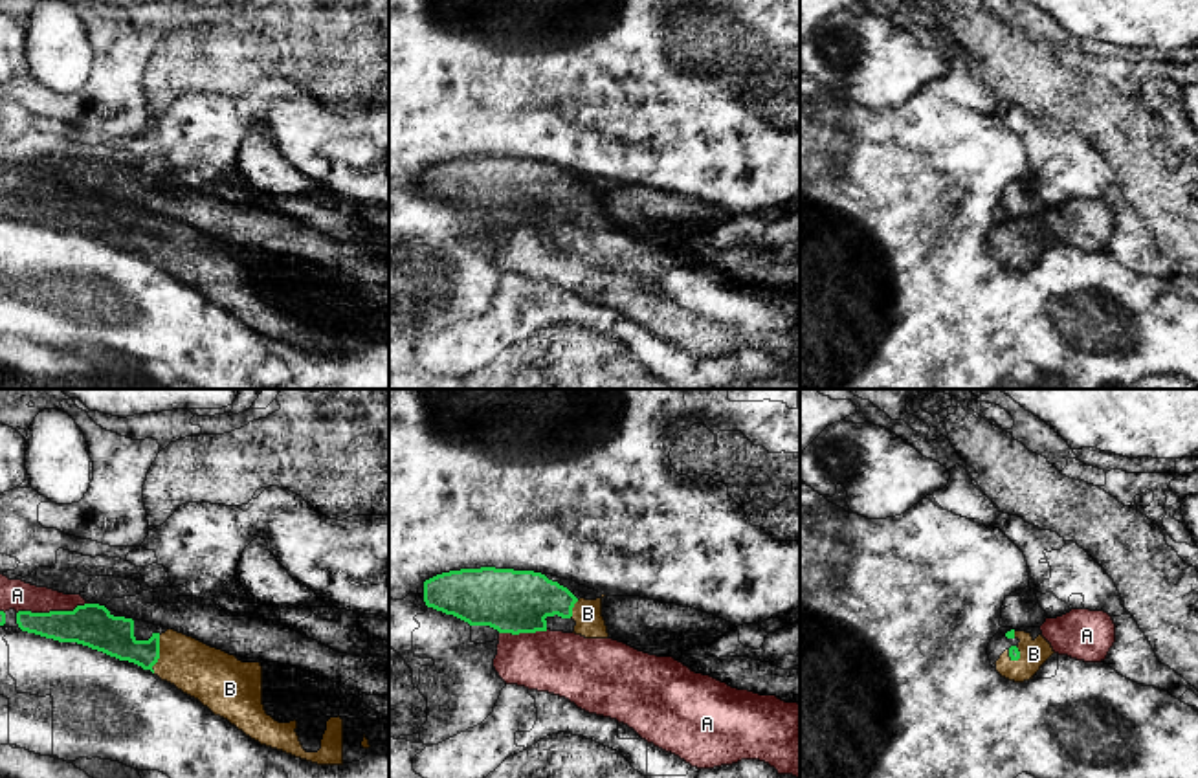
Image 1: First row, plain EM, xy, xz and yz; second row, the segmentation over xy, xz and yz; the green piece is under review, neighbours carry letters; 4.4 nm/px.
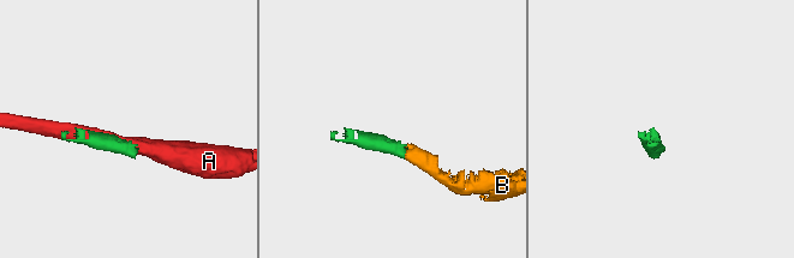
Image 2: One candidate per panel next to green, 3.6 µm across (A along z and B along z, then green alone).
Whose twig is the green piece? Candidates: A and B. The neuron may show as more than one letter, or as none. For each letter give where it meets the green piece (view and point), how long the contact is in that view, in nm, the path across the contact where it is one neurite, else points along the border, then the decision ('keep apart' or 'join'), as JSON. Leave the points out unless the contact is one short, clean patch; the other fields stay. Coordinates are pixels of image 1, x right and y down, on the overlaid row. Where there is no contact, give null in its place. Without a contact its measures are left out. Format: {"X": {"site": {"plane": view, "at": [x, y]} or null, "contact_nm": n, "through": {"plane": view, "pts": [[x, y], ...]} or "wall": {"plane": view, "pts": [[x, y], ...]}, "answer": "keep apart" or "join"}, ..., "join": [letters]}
{"A": {"site": {"plane": "xy", "at": [52, 611]}, "contact_nm": 320, "answer": "keep apart"}, "B": {"site": {"plane": "xy", "at": [158, 654]}, "contact_nm": 170, "through": {"plane": "xy", "pts": [[114, 635], [131, 650], [158, 654], [173, 655], [208, 674]]}, "answer": "join"}, "join": ["B"]}

